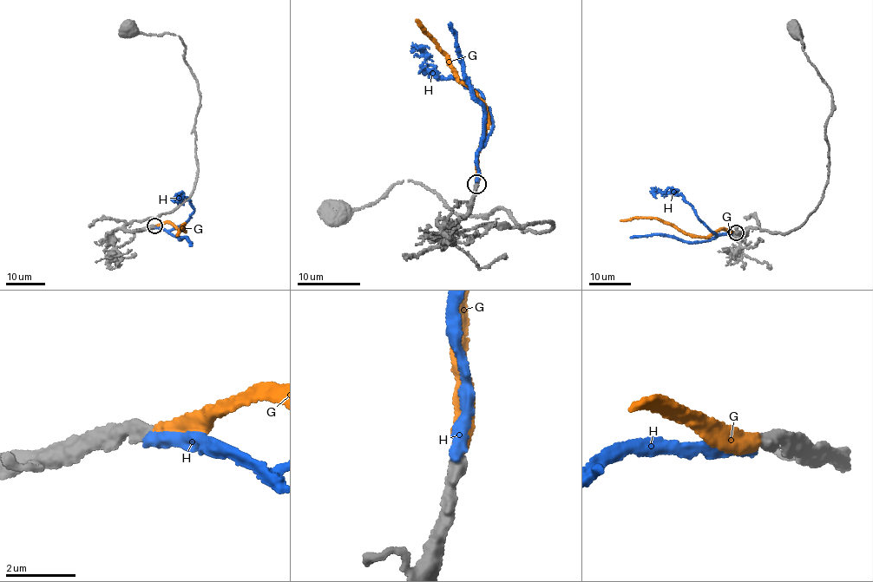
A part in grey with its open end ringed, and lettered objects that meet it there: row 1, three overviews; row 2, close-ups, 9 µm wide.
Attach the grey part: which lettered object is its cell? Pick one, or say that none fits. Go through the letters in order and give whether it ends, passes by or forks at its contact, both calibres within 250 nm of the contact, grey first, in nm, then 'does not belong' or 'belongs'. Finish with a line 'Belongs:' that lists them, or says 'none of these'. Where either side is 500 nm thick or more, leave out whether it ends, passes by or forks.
G: it ends there; 400 nm thick on the grey side, 420 nm on the other; belongs
H: it ends there; 420 nm thick on the grey side, 380 nm on the other; does not belong
Belongs: G

